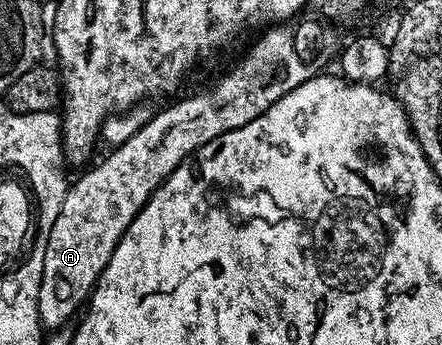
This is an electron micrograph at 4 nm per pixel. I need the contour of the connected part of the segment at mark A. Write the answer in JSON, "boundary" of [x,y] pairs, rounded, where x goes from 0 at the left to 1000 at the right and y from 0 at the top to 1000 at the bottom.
{"boundary":[[[710,52],[636,61],[600,84],[611,90],[595,93],[566,130],[563,151],[475,264],[446,264],[439,275],[369,313],[357,333],[355,325],[339,330],[337,348],[319,365],[314,386],[305,386],[283,414],[262,417],[249,435],[256,441],[231,472],[215,475],[204,496],[188,499],[167,530],[163,522],[154,533],[133,629],[124,629],[124,652],[115,652],[115,687],[106,699],[106,733],[97,745],[97,803],[84,864],[95,951],[145,951],[147,933],[195,887],[201,858],[210,852],[210,832],[219,823],[219,806],[233,791],[242,757],[251,757],[251,733],[260,733],[260,710],[269,710],[283,667],[296,652],[296,641],[305,641],[324,594],[333,594],[351,548],[360,548],[364,528],[416,461],[434,455],[459,420],[486,409],[486,397],[505,397],[505,386],[523,386],[523,374],[550,374],[559,351],[577,351],[577,339],[604,328],[604,316],[613,316],[613,304],[622,304],[631,281],[658,270],[658,258],[729,214],[751,171],[756,180],[767,148],[762,101],[742,64]]]}

